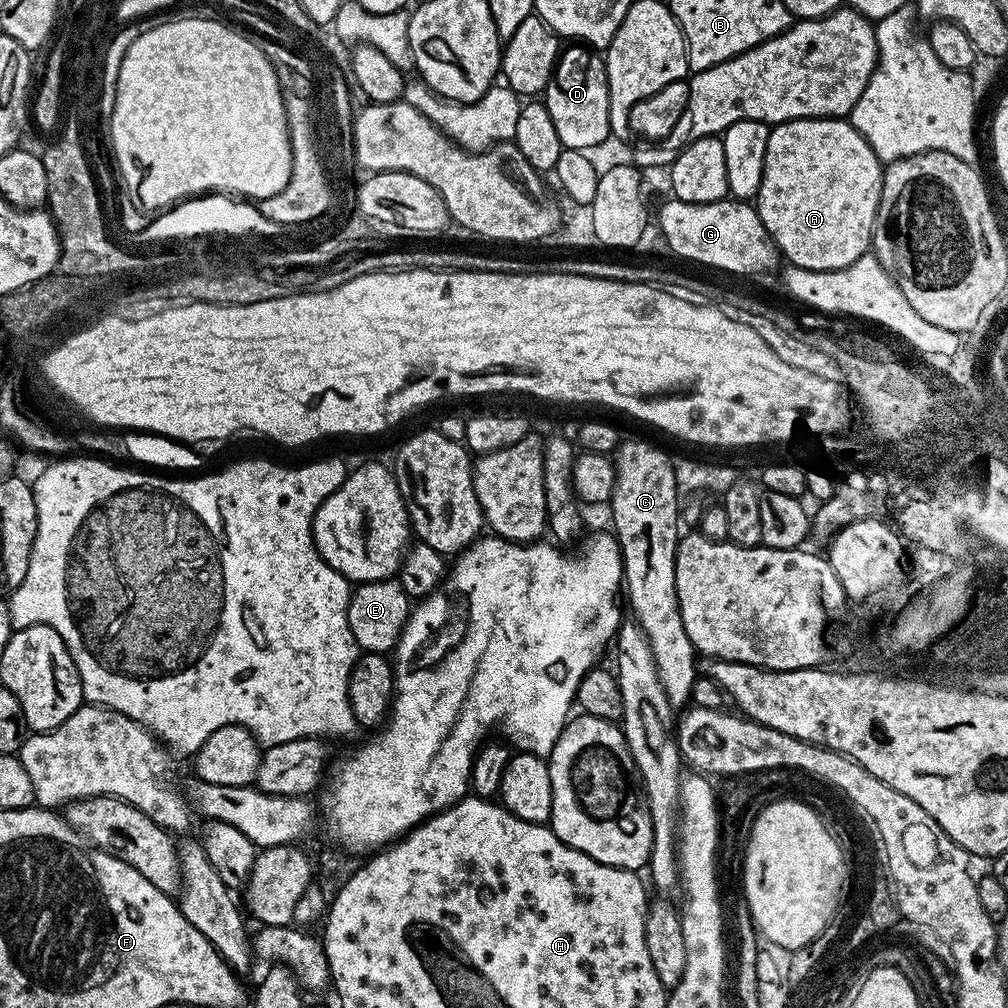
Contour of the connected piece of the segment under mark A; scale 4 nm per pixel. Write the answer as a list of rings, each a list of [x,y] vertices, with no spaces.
[[[825,118],[822,120],[788,120],[785,124],[777,124],[769,131],[766,142],[766,162],[762,166],[762,182],[754,201],[756,213],[760,215],[760,221],[766,226],[768,235],[776,242],[779,255],[788,259],[789,265],[814,270],[815,272],[829,272],[839,268],[849,268],[858,258],[862,258],[871,249],[872,231],[878,214],[878,202],[884,185],[884,168],[882,162],[870,150],[866,138],[858,134],[858,130],[852,128],[851,123],[844,118]]]

